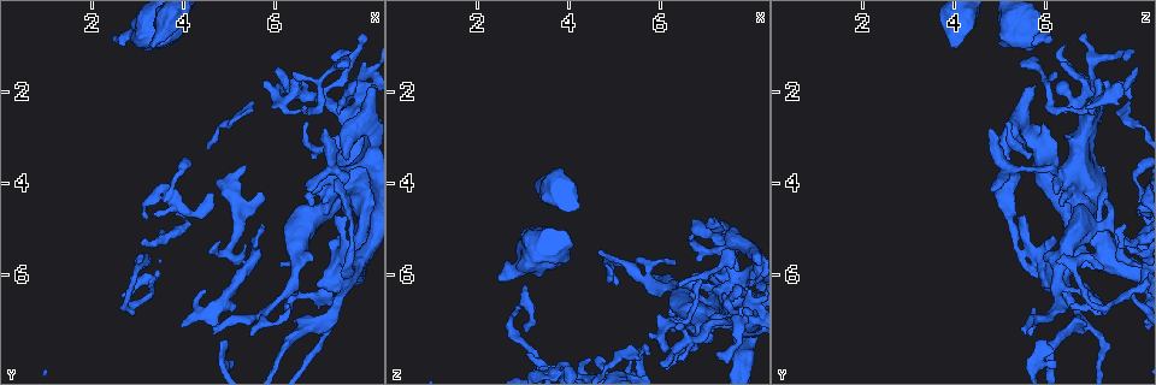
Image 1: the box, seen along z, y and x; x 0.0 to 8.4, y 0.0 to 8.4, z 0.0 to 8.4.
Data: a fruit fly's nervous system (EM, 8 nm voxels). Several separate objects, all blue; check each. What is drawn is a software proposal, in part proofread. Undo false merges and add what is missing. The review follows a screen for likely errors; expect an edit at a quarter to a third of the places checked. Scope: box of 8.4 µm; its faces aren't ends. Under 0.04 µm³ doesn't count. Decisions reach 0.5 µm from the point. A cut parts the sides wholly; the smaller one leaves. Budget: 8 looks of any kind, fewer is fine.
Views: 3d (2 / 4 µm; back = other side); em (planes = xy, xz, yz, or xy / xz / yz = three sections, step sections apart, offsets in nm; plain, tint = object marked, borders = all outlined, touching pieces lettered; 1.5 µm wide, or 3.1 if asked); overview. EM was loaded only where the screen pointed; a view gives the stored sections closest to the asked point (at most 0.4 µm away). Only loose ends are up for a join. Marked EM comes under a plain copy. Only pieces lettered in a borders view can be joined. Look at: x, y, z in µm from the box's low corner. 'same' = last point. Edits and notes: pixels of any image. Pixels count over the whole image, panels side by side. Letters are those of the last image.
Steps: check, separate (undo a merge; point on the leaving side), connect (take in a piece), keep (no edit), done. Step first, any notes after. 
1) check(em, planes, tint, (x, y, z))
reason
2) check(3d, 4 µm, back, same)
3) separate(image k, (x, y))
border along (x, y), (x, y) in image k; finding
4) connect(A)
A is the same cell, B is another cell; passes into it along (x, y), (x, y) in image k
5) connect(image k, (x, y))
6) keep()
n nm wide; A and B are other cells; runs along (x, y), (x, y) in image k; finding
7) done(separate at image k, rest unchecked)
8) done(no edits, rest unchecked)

check(3d, 2 µm, (2.50, 0.80, 6.15))
long arm stops here

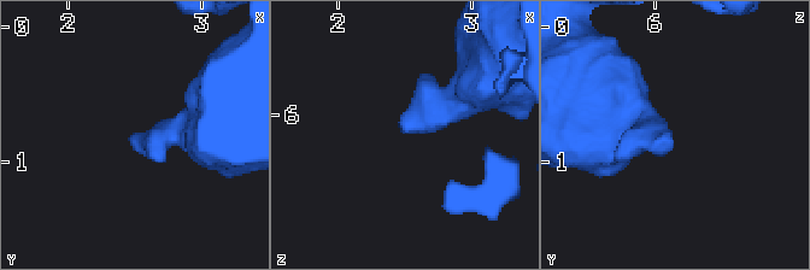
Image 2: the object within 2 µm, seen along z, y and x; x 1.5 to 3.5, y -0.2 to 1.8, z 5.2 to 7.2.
check(em, planes, borders, (2.48, 0.82, 6.12))
now the EM

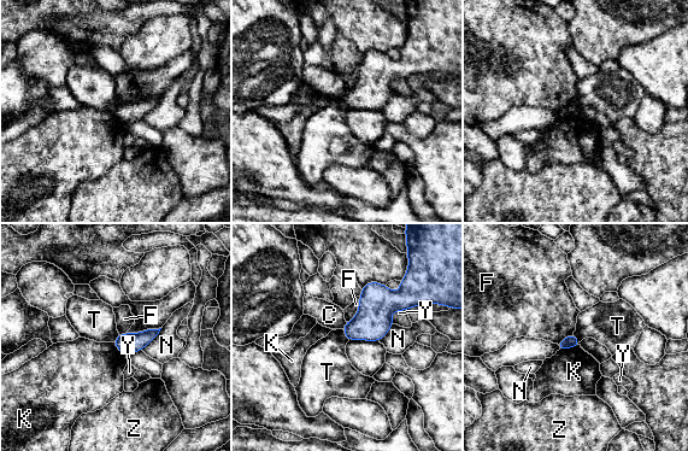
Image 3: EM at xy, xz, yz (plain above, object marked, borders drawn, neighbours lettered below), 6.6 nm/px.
keep()
F touches over 200 nm; C, F, K, N, T, Y and Z are other cells; none of them fits

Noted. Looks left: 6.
check(em, xz, step 4, tint, (3.10, 5.30, 7.75))
thin end

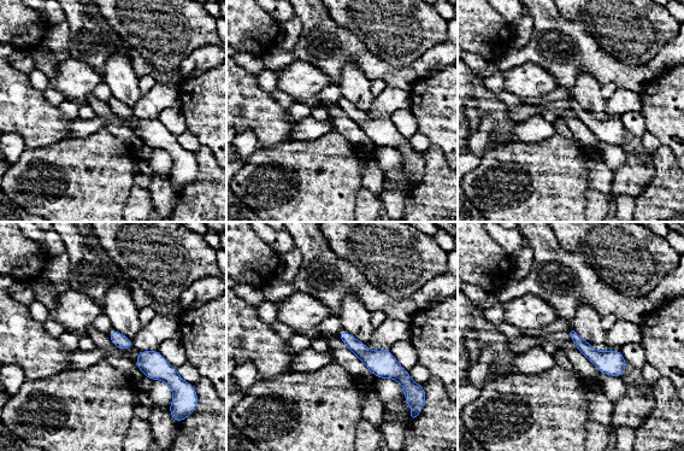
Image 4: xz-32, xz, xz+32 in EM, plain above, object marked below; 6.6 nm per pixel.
check(em, xy, step 4, borders, same)

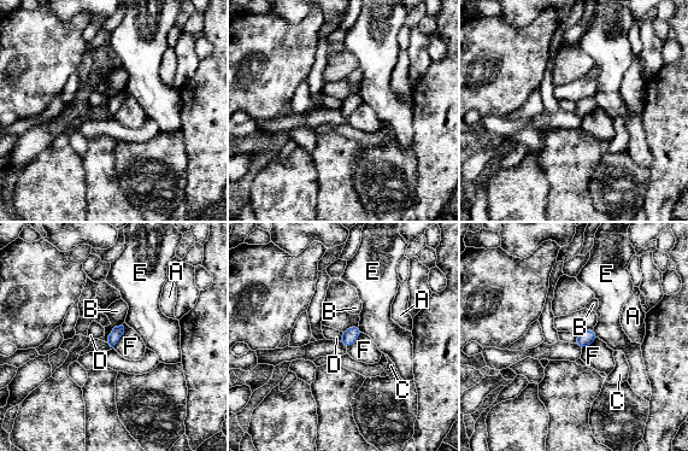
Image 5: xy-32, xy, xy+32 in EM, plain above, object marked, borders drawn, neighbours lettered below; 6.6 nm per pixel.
keep()
A, B, C, D, E and F are other cells; border along (342, 332), (340, 341) in image 5; no lettered piece goes on from it

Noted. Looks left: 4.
check(em, planes, borders, (7.90, 0.75, 6.75))
branch stops here

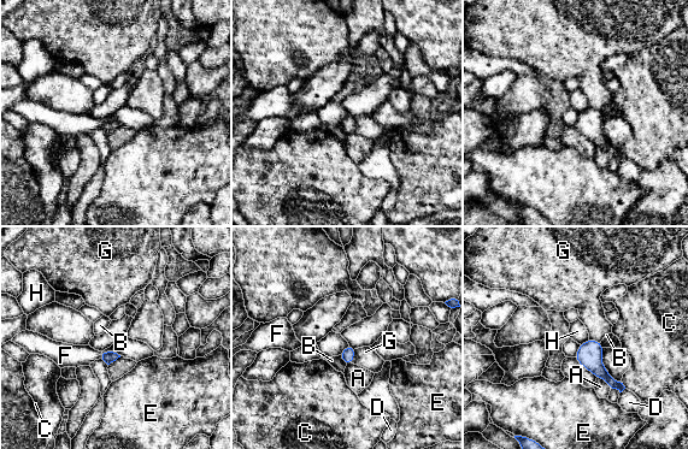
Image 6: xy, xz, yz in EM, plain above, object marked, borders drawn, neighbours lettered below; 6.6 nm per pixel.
keep()
A, B, C, D, E, F, G and H are other cells; border along (348, 344), (339, 354) in image 6; none of them fits

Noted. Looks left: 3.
done(no edits, rest unchecked)

